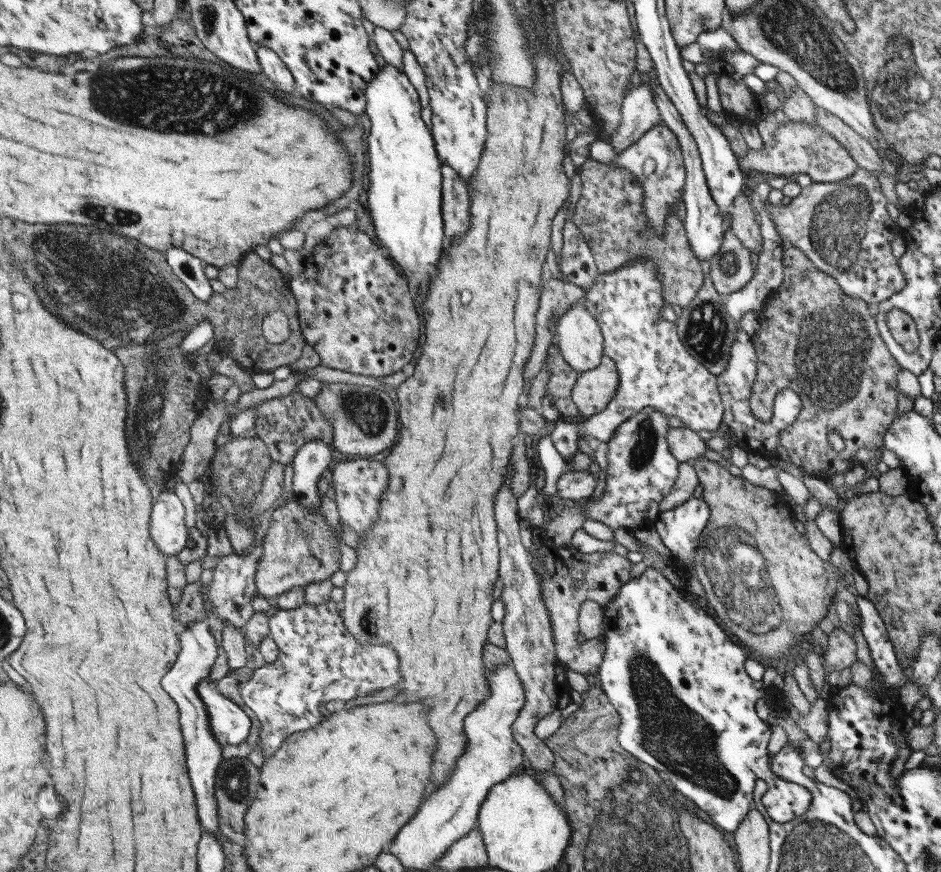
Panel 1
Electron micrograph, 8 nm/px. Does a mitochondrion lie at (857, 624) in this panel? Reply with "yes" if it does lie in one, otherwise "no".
no

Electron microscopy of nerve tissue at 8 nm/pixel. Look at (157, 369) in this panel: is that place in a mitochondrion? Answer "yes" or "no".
yes

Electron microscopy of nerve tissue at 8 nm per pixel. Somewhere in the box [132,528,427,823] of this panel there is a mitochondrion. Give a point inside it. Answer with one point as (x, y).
(236, 785)

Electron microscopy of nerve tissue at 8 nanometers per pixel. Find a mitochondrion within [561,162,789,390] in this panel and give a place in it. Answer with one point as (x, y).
(707, 333)

